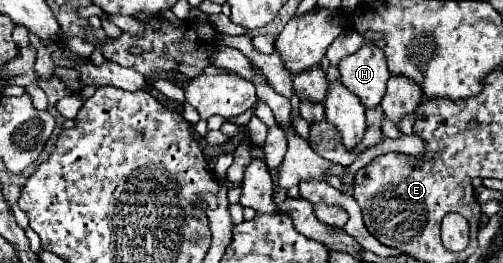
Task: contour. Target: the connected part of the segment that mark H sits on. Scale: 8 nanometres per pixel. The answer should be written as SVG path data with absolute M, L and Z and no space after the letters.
M365 45L353 55L347 55L339 63L341 83L359 97L365 109L375 109L383 95L389 81L389 71L385 63L385 55L375 45Z

